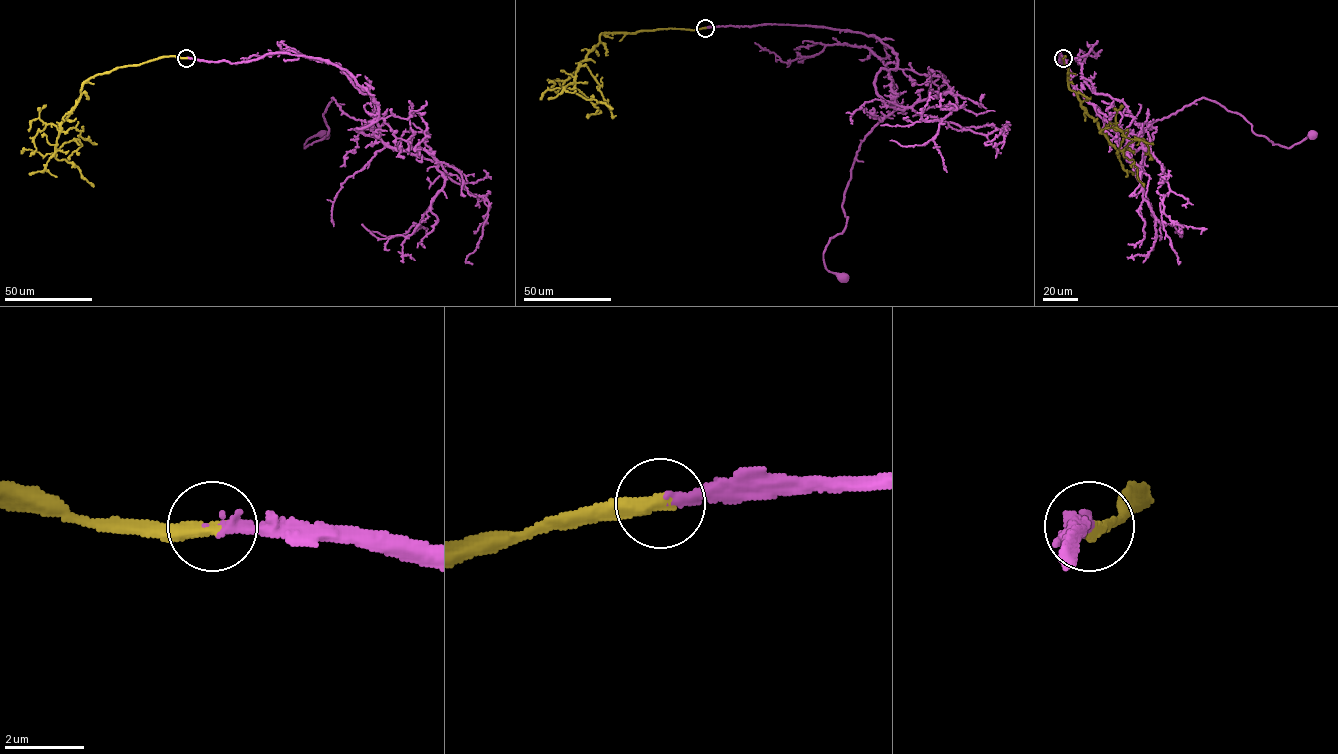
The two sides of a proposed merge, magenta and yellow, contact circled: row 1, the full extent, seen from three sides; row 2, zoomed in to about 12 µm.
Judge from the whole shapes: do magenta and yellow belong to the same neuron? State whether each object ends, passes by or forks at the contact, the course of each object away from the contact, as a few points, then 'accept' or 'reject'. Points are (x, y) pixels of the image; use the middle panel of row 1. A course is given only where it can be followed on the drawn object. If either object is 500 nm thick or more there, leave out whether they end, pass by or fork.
magenta ends there; yellow ends there; magenta runs (705, 27), (848, 30), (896, 54), (874, 86), (898, 108), (861, 142), (846, 226), (823, 254), (844, 276); yellow runs (705, 27), (602, 33), (599, 42), (579, 63), (575, 91), (612, 109); accept

